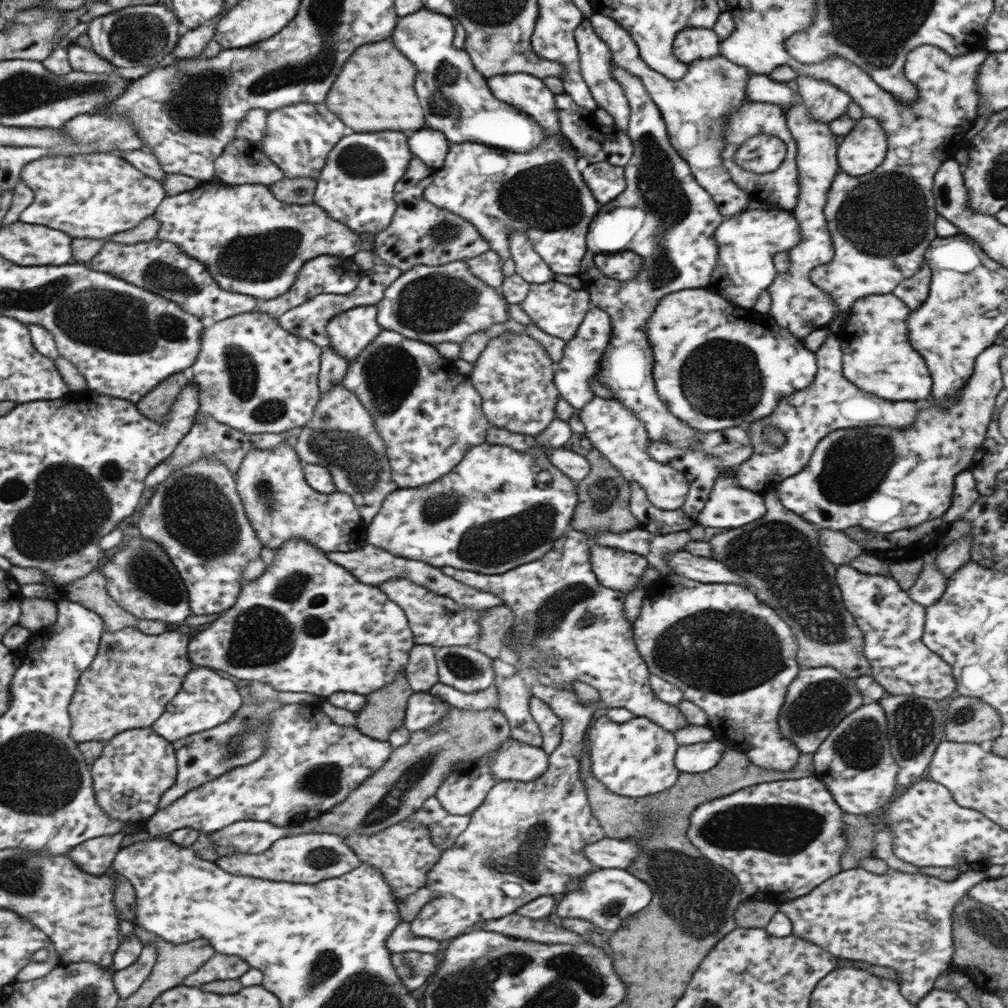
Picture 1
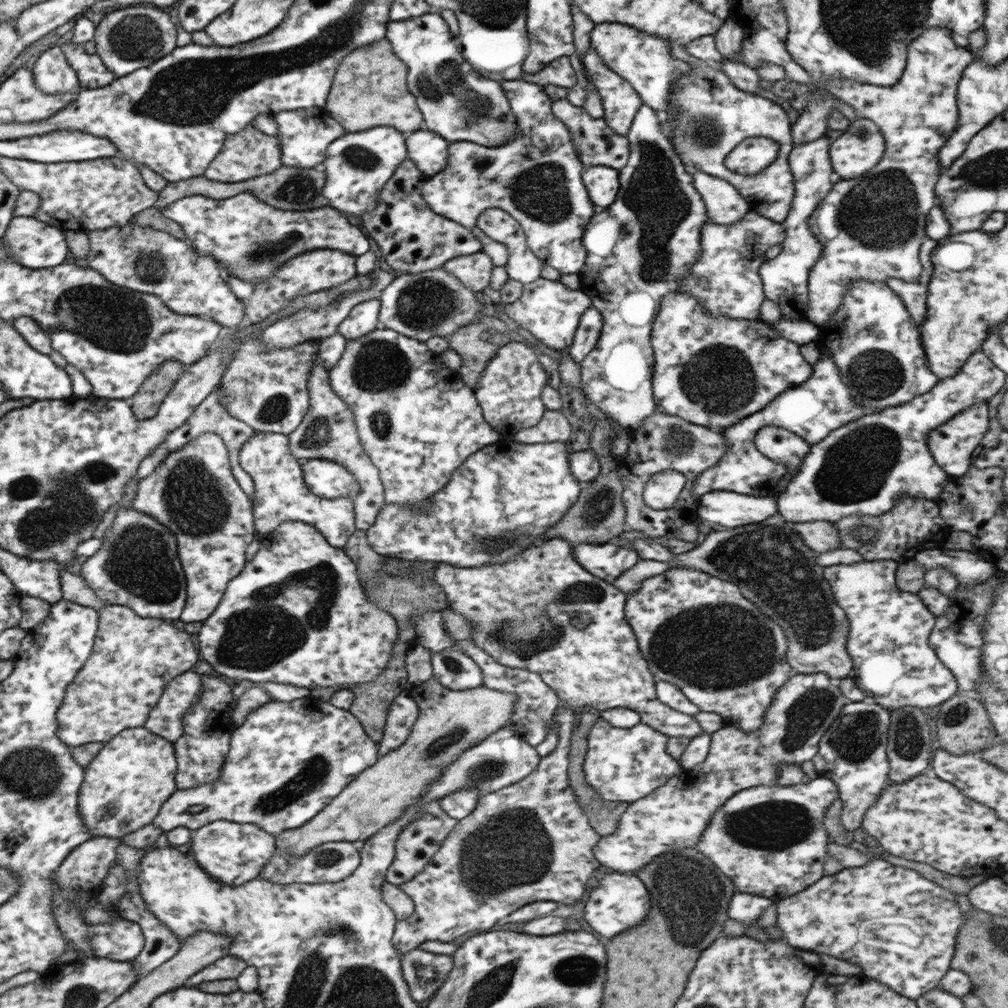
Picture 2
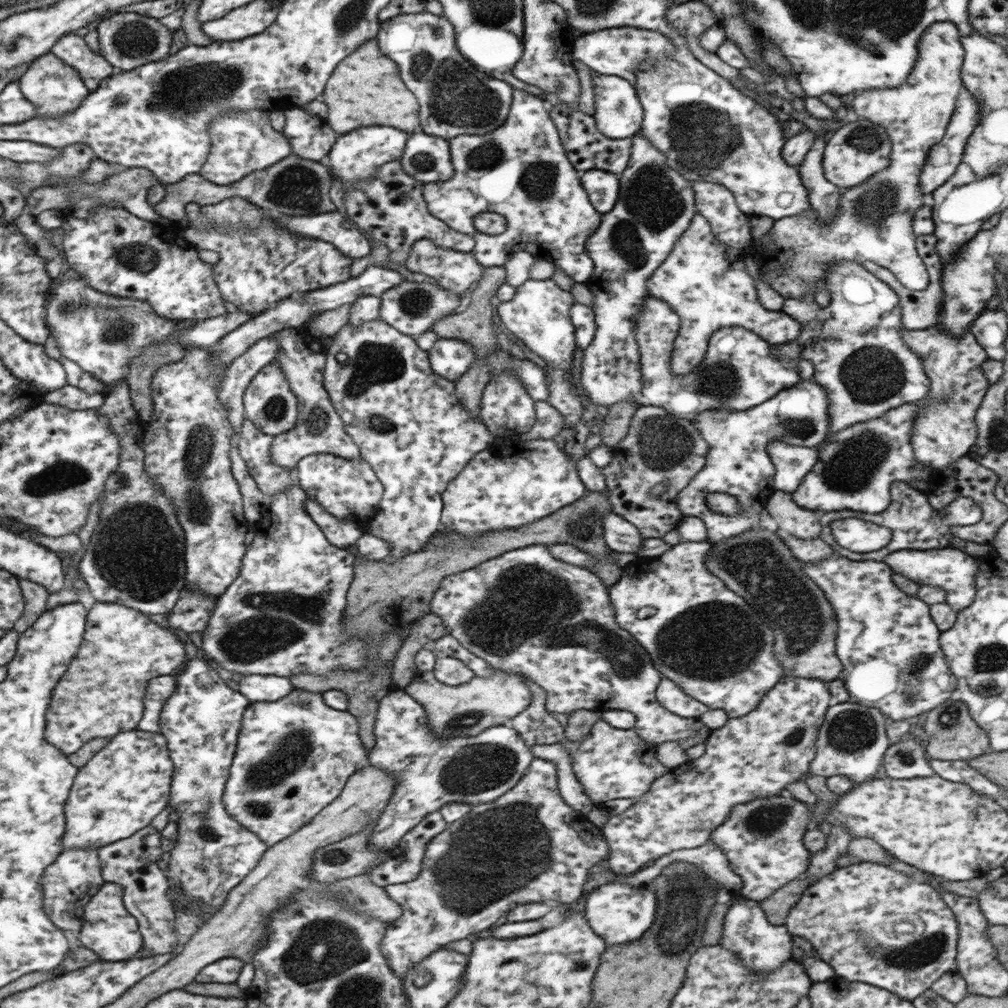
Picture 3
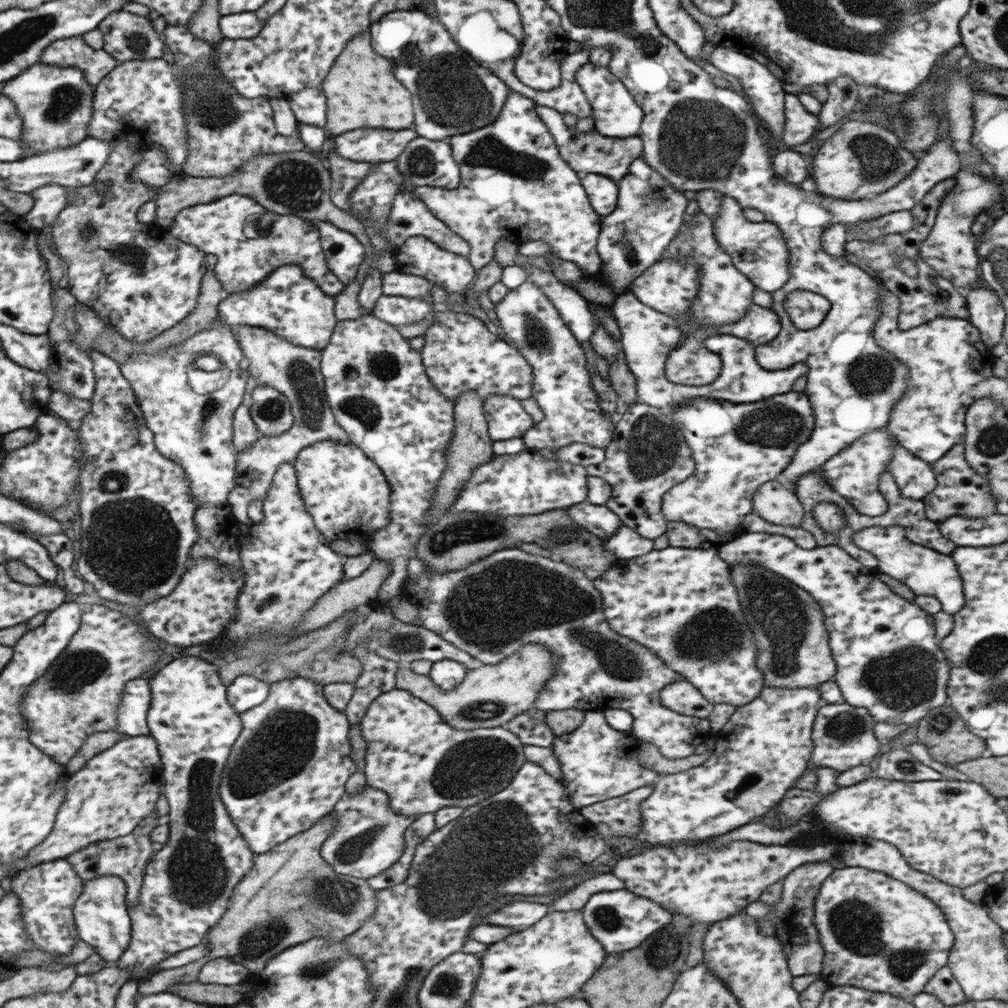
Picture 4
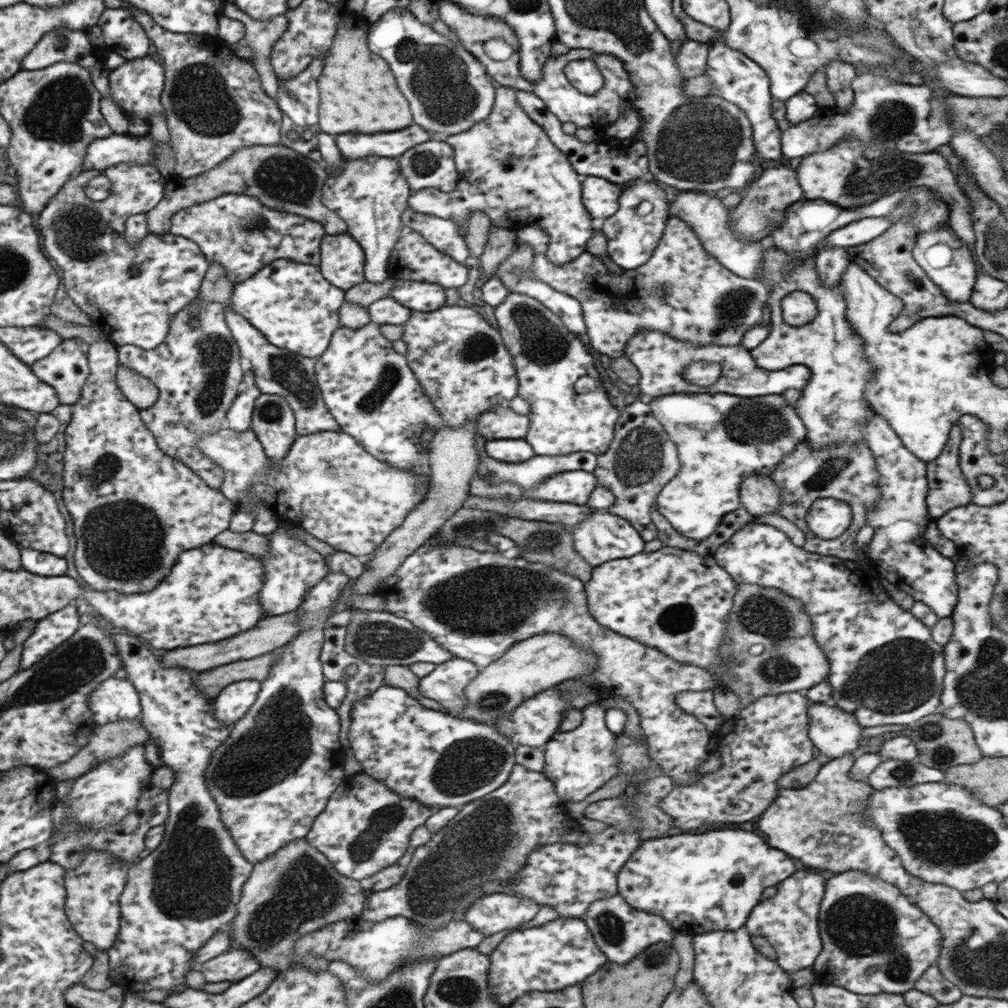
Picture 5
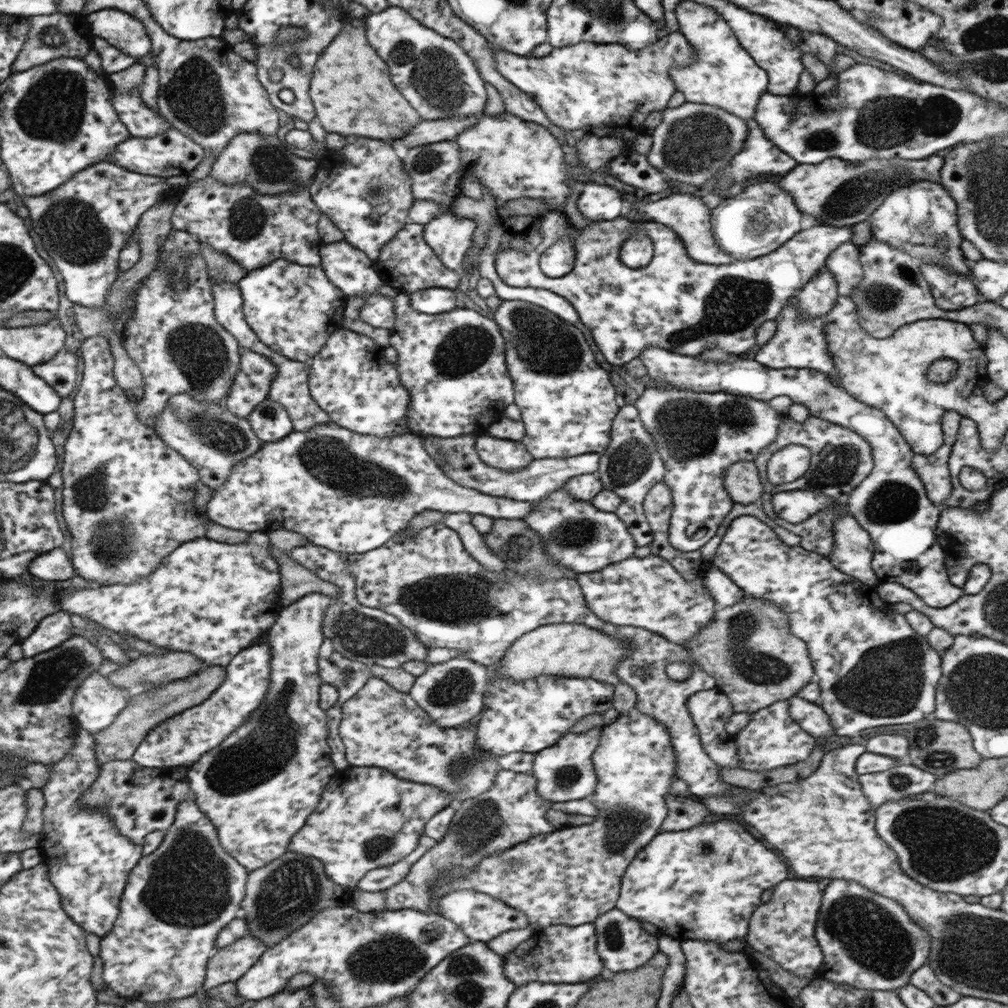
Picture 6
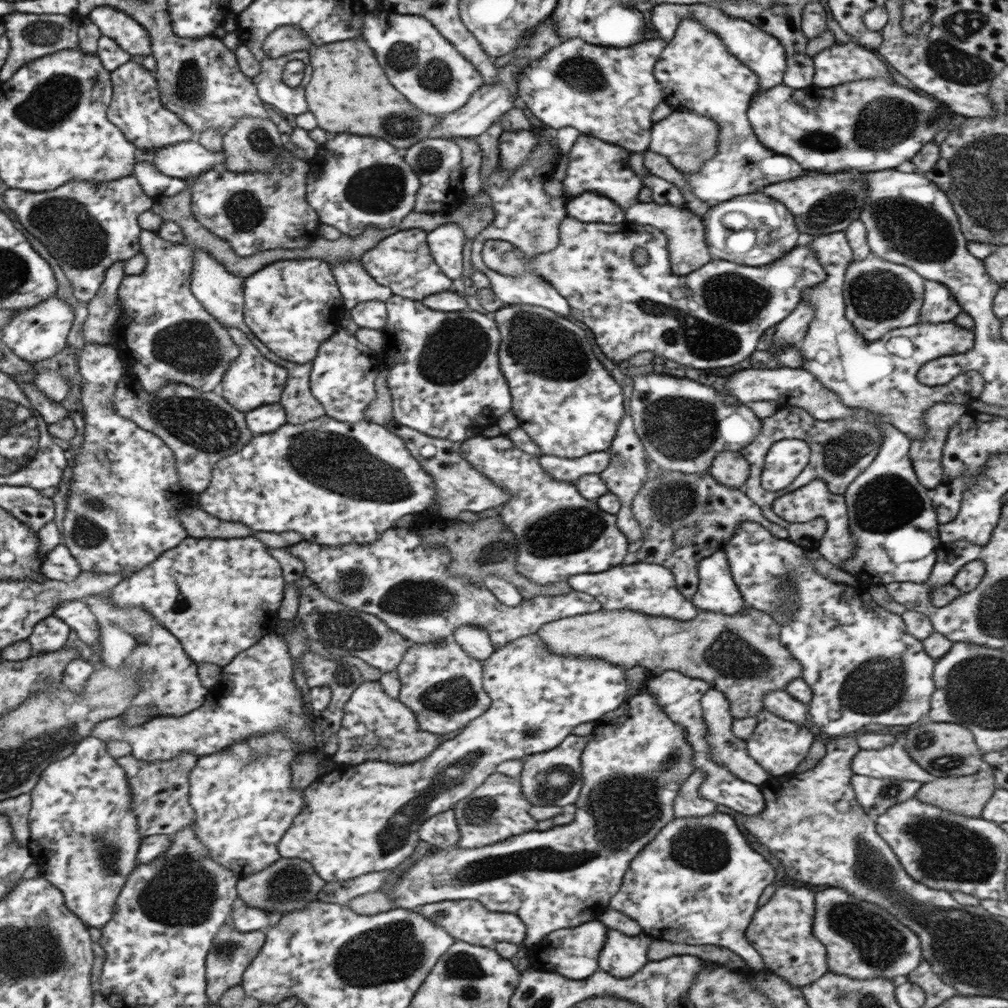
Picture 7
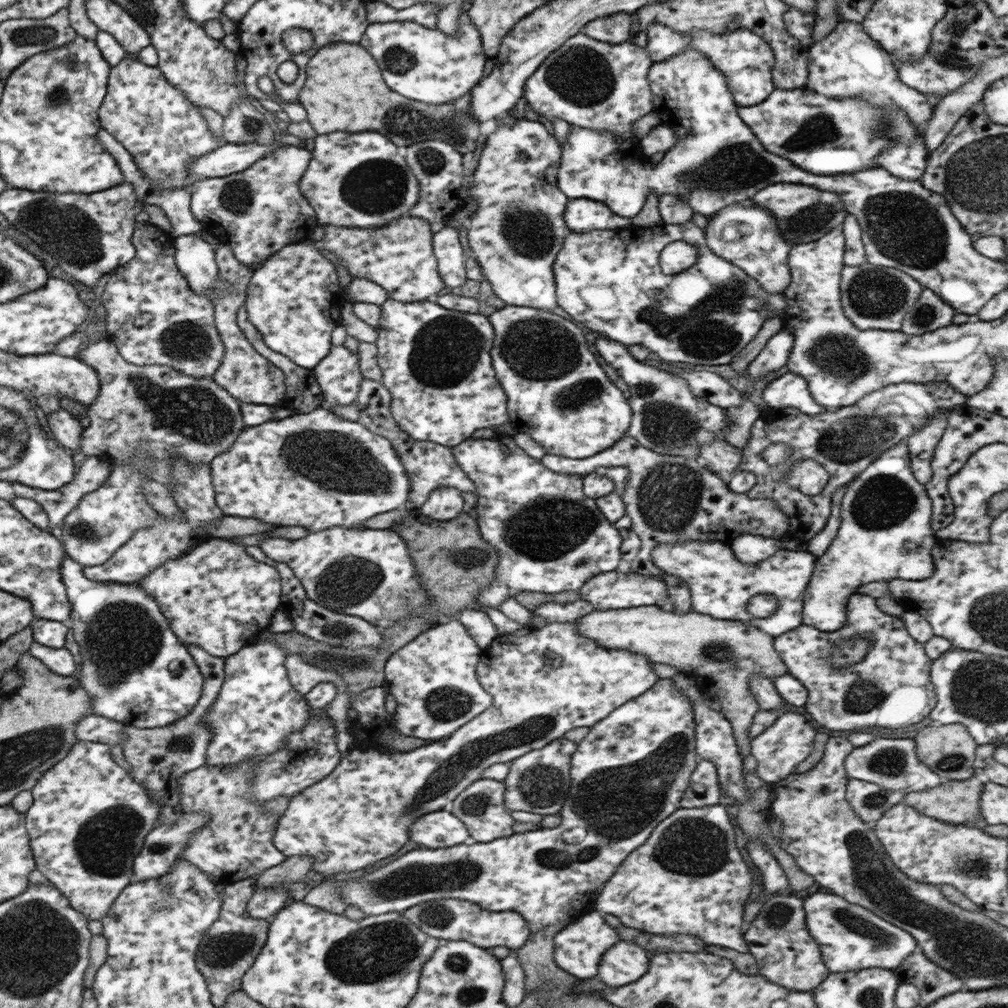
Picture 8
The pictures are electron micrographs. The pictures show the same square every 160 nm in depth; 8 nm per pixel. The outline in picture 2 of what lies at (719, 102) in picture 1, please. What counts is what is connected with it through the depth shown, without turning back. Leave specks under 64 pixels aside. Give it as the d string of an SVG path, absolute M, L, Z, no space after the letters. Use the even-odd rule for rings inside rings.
M619 23L593 24L589 32L589 45L609 71L627 81L646 104L657 113L668 111L668 100L672 84L679 78L689 76L691 67L681 60L673 60L673 55L661 39L643 34L635 28ZM690 170L692 185L703 201L709 223L733 224L748 211L745 199L726 180L709 176L700 170Z

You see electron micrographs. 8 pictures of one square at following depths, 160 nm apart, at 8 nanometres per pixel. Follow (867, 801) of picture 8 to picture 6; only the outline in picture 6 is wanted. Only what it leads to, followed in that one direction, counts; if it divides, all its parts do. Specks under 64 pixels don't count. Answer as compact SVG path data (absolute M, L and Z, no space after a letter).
M911 764L894 766L883 772L858 775L861 792L873 810L888 800L931 791L936 776Z

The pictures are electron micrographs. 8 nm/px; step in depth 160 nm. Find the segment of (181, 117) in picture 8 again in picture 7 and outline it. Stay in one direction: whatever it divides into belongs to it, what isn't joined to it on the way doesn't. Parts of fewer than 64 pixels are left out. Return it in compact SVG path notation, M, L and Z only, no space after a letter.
M127 62L113 70L113 104L109 105L109 120L128 138L129 143L139 150L159 149L177 143L195 140L192 128L185 124L169 108L161 104L161 96L155 75L135 62Z

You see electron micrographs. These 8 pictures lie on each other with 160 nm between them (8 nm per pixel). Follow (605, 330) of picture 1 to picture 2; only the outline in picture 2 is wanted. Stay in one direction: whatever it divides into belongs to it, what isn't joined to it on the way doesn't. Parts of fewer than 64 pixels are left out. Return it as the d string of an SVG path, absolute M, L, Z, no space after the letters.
M593 307L586 308L579 317L572 343L567 347L568 356L579 364L595 346L600 334L602 318Z

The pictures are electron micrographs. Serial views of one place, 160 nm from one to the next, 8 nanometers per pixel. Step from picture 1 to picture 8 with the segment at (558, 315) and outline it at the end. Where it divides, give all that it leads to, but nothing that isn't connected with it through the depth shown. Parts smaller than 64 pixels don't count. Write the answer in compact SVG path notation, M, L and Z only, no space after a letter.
M507 304L493 311L488 316L488 321L491 323L494 334L492 340L493 344L490 348L491 366L493 367L494 375L499 386L505 393L508 422L516 433L520 432L521 434L531 436L537 444L541 444L545 449L545 454L572 459L584 459L592 454L597 454L597 452L609 448L616 440L619 440L625 434L631 418L630 406L627 400L623 398L621 391L607 379L603 370L597 365L595 356L587 350L583 332L577 327L575 322L563 319L563 317L557 316L549 311L529 308L528 306L513 306Z

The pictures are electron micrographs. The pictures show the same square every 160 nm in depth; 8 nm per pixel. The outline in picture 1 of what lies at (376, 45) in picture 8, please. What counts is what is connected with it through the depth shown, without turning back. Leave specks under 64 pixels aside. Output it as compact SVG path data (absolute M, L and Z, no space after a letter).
M421 8L408 16L399 17L390 38L397 48L419 72L415 76L415 94L423 108L425 126L445 134L449 144L476 143L484 148L505 148L511 152L527 152L541 146L545 138L542 128L529 115L497 100L489 90L485 78L474 70L468 54L452 46L454 29L449 17Z

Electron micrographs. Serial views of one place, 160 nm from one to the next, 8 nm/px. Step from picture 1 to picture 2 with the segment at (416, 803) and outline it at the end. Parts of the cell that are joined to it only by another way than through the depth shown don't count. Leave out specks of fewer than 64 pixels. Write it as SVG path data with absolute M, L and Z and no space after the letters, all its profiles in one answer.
M435 677L428 678L425 682L411 685L407 692L418 706L416 721L411 727L409 736L401 746L383 754L374 765L364 768L358 775L349 781L343 790L334 796L315 816L299 828L285 830L274 837L274 846L282 848L290 856L301 856L327 841L347 841L355 843L364 841L375 834L382 826L395 820L406 806L415 802L421 793L438 777L445 765L453 764L461 752L475 746L486 739L496 730L508 726L516 696L509 691L491 690L482 684L467 690L449 690L441 686Z

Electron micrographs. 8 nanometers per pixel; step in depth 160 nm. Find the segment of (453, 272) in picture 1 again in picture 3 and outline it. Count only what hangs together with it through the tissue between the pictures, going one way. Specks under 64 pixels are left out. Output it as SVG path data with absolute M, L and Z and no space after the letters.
M404 281L380 294L378 319L393 327L397 332L416 338L423 332L429 331L430 326L445 315L454 314L453 309L458 305L458 297L457 293L437 285Z

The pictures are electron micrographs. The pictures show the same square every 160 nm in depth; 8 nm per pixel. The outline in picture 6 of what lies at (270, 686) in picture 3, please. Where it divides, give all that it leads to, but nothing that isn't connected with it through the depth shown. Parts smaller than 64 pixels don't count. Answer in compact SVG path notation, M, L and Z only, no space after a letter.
M267 643L249 645L240 650L224 666L225 678L209 698L156 724L135 749L132 760L145 768L188 767L221 744L221 741L241 727L249 715L260 706L260 702L263 702L270 685L270 658L271 649Z

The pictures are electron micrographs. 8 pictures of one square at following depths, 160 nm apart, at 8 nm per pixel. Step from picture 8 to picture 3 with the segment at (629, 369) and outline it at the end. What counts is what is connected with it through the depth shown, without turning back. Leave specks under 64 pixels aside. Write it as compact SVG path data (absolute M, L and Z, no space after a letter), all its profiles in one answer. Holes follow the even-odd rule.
M811 377L797 381L795 386L780 390L769 400L744 411L731 411L725 416L721 412L711 414L710 410L696 414L691 421L694 421L698 434L708 444L708 451L701 470L677 494L677 511L683 517L701 520L706 528L706 541L711 544L754 529L767 498L774 492L771 488L772 467L766 446L774 440L794 447L817 446L830 426L826 404L825 391ZM710 493L735 496L743 514L721 516L711 512L705 506L705 497Z

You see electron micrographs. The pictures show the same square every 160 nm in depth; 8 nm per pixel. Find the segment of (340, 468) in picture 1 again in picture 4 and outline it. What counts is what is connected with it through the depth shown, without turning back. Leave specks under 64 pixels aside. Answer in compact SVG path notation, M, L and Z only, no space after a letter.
M241 325L237 327L237 334L238 347L243 358L248 360L248 374L256 380L256 384L270 386L285 396L293 417L291 428L283 434L271 438L260 436L253 441L252 447L236 451L235 485L227 494L227 503L231 507L231 515L239 523L249 526L251 521L246 514L247 504L255 499L265 499L272 476L279 465L293 464L301 448L308 447L318 440L329 439L346 443L348 438L334 420L326 401L319 368L320 350L293 346L284 338L259 327Z

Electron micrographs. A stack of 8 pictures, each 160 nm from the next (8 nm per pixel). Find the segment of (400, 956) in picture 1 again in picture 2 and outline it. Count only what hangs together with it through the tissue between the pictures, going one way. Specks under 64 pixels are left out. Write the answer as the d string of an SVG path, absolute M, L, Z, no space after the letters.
M410 950L401 955L400 968L410 998L415 1003L429 998L445 981L451 971L451 955L433 954L424 950Z

